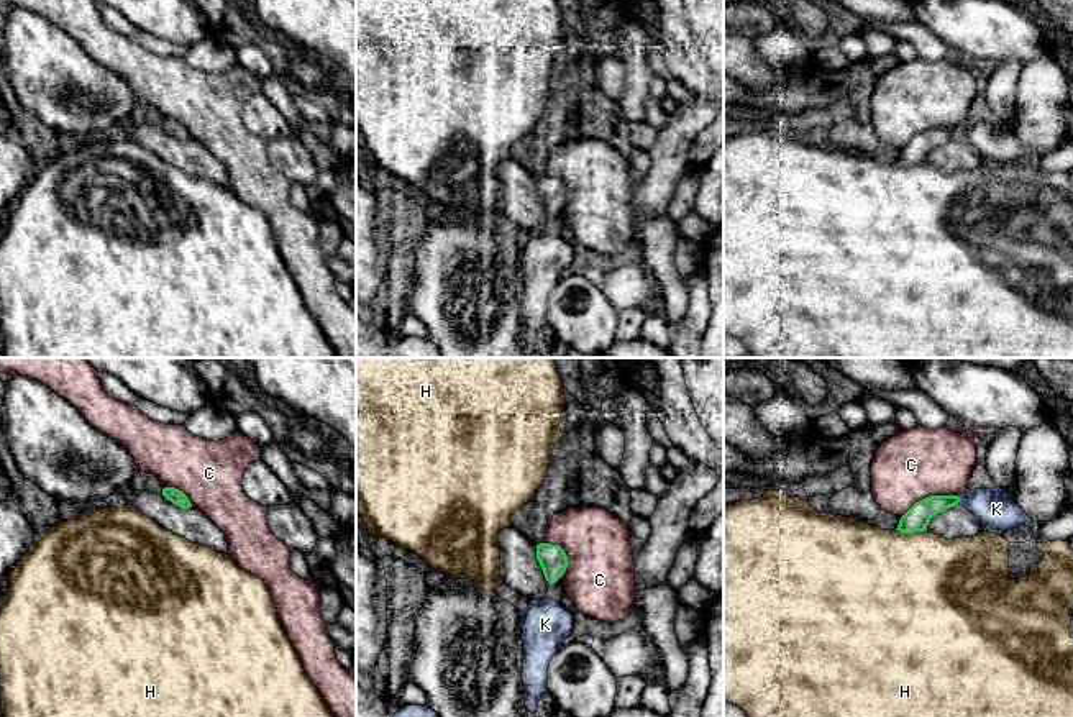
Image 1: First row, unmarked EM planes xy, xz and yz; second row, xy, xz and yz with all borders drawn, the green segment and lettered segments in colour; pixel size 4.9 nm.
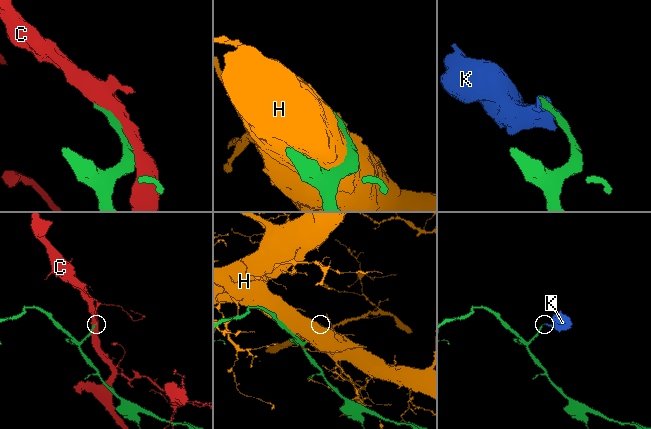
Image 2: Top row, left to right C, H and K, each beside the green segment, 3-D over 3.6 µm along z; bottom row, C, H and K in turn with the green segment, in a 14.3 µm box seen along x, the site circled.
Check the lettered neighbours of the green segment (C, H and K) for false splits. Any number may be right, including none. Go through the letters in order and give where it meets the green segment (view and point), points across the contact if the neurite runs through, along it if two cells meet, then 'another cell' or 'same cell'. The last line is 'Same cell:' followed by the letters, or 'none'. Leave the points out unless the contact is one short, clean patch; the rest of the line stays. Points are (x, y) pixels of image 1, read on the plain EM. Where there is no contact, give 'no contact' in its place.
C: meets green in yz at (931, 128); another cell
H: meets green in yz at (911, 164); another cell
K: meets green in yz at (958, 133); runs through yz (916, 151), (934, 137), (958, 133), (978, 133), (996, 141); same cell
Same cell: K

